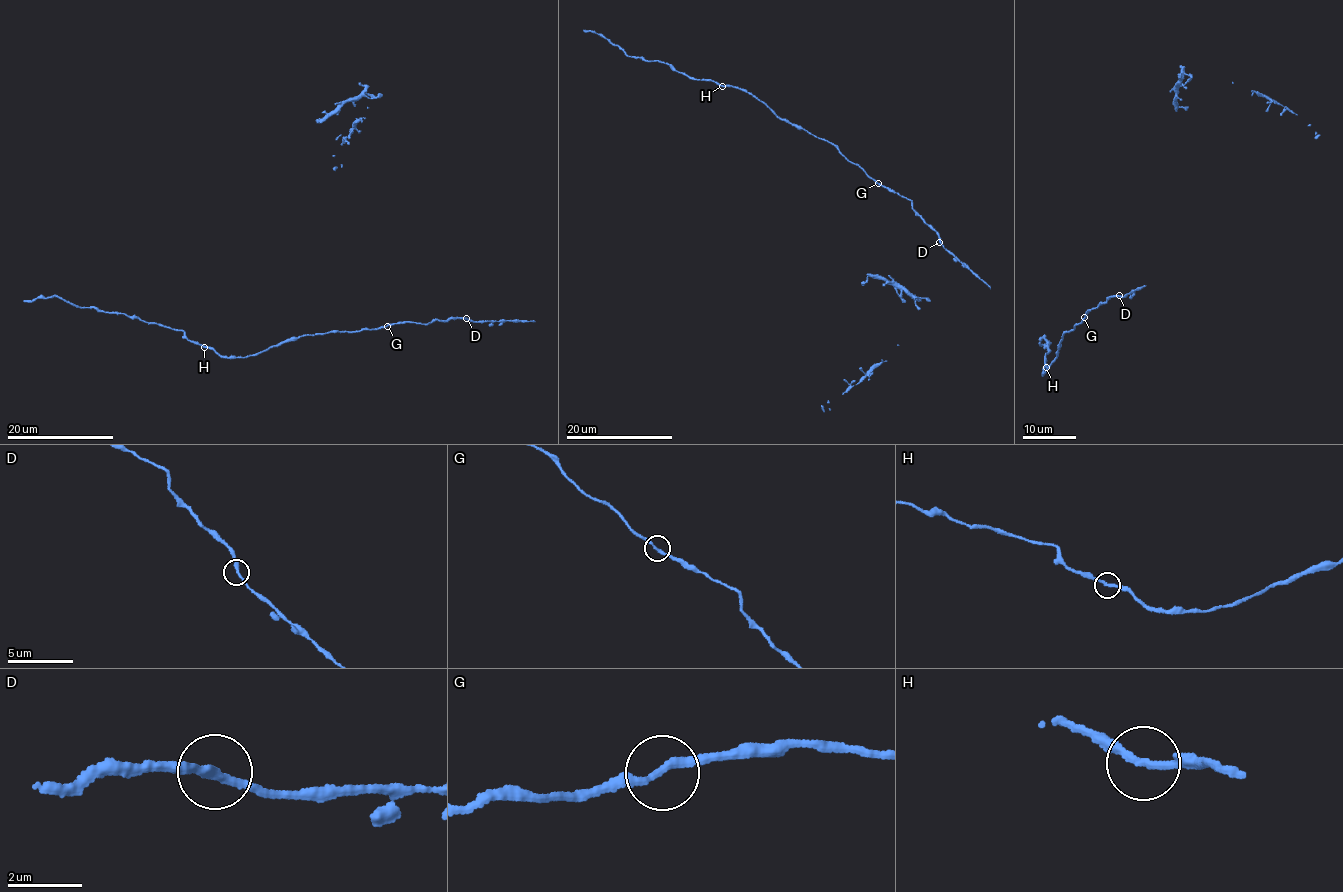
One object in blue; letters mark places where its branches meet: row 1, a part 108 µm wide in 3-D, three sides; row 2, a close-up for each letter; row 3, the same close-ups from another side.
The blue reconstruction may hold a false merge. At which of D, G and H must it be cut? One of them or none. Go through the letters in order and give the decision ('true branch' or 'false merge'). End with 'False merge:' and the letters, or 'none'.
D: true branch
G: true branch
H: true branch
False merge: none

